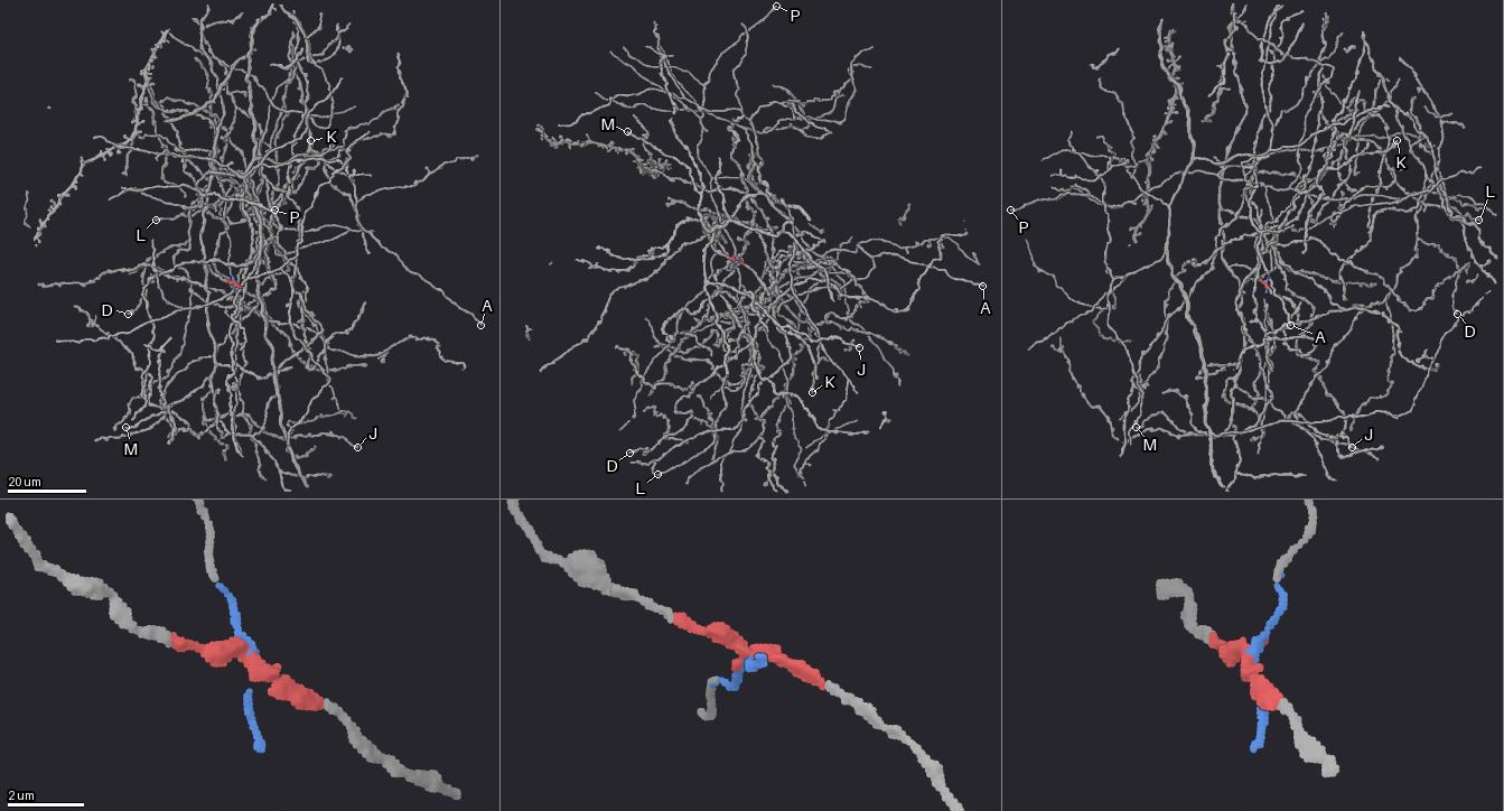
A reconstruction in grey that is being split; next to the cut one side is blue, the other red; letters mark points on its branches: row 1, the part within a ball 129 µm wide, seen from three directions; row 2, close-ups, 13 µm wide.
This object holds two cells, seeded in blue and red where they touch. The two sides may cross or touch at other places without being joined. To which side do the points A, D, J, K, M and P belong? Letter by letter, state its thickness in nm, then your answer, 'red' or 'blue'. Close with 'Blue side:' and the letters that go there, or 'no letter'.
A: 240 nm thick; blue
D: 240 nm thick; red
J: 280 nm thick; red
K: 200 nm thick; red
M: 260 nm thick; red
P: 240 nm thick; blue
Blue side: A, P

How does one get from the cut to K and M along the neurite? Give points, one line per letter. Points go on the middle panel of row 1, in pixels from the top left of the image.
K: (736, 261), (707, 225), (753, 229), (777, 267), (822, 240), (795, 236), (769, 298), (819, 337), (812, 392)
M: (736, 261), (713, 249), (707, 225), (709, 239), (717, 240), (717, 227), (702, 223), (690, 169), (627, 131)

